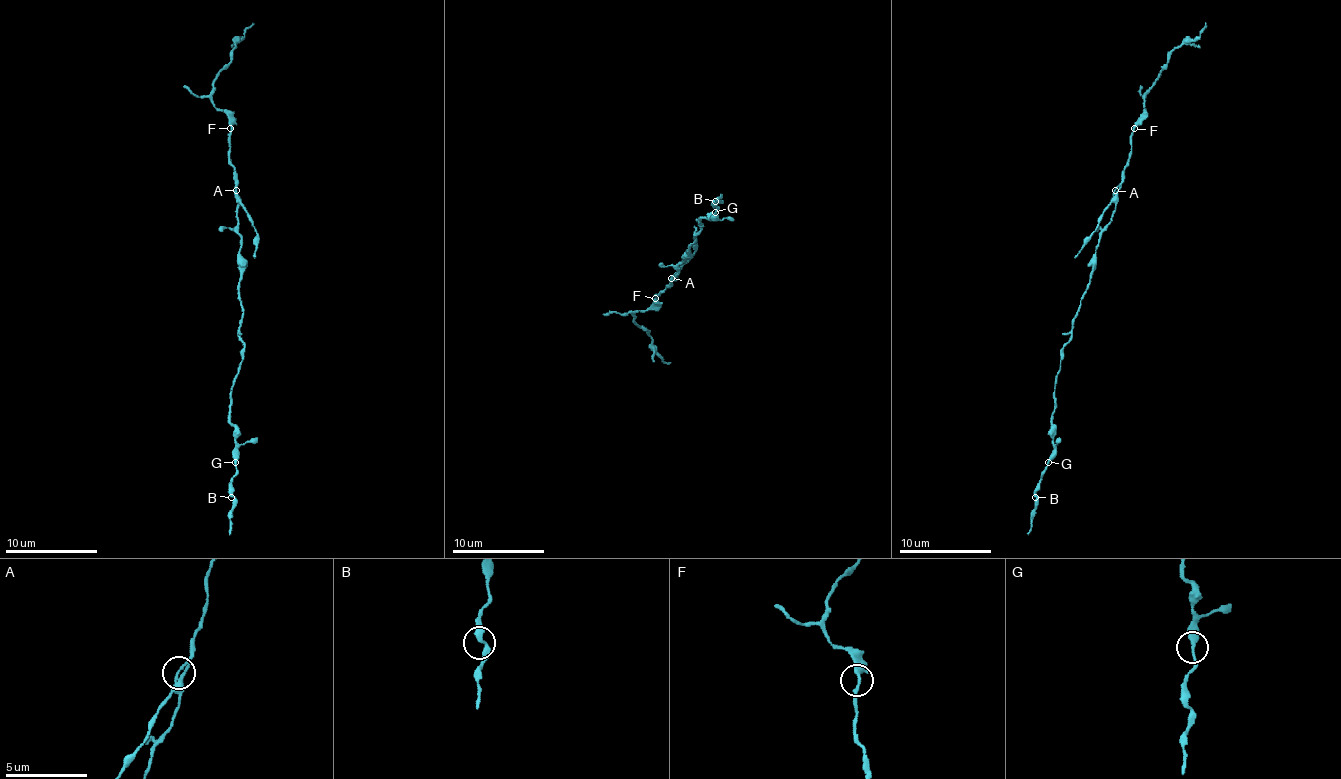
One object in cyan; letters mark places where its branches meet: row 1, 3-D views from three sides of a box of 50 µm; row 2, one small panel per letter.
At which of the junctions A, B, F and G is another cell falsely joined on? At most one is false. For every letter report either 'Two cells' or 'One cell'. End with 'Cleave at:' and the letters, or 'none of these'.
A: Two cells
B: One cell
F: One cell
G: One cell
Cleave at: A

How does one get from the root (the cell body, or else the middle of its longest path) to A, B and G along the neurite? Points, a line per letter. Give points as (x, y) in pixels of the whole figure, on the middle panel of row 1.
A: (687, 256), (678, 263), (677, 275), (671, 277)
B: (687, 256), (696, 240), (693, 236), (702, 224), (696, 219), (715, 219), (715, 201)
G: (687, 256), (696, 240), (693, 236), (702, 224), (696, 219), (715, 219), (715, 212)

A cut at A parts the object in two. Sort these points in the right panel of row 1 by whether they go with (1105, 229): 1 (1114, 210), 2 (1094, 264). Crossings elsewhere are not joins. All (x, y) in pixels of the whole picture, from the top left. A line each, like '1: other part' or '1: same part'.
1: same part
2: same part

